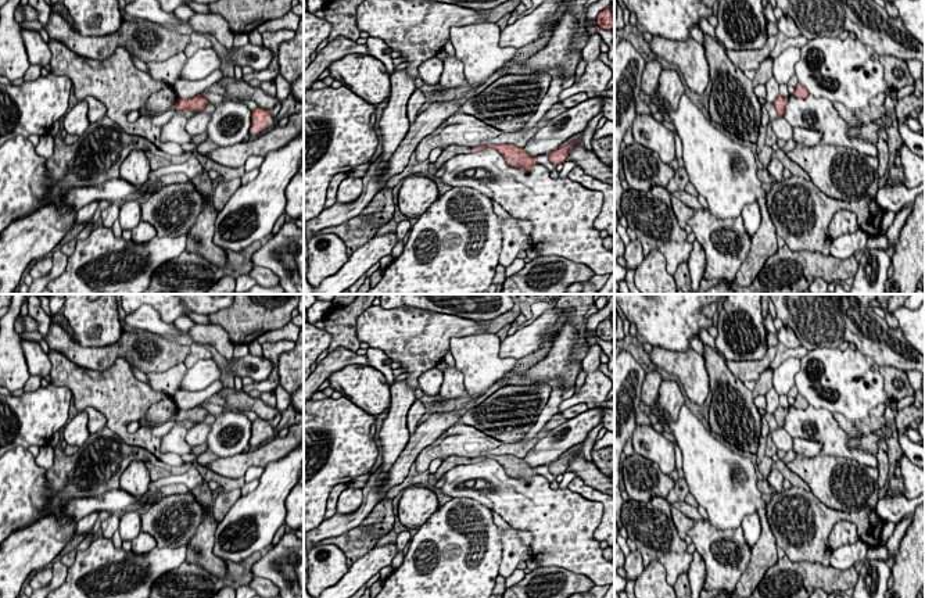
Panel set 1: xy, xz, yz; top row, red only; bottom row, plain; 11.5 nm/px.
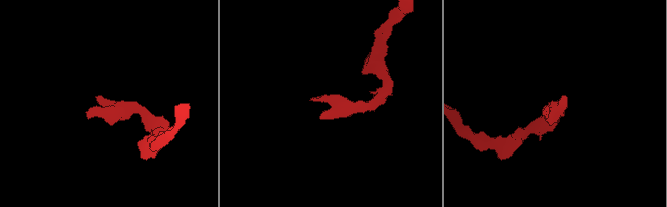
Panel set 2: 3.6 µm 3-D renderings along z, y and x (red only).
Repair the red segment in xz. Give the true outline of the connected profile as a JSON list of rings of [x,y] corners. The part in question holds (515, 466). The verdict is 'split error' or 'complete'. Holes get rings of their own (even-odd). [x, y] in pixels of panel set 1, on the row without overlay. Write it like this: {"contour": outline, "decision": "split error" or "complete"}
{"contour": [[[452,455],[442,461],[434,476],[440,480],[448,470],[458,465],[477,463],[487,458],[495,459],[510,477],[530,481],[535,476],[535,469],[526,463],[523,458],[517,458],[515,455],[485,455],[476,458]]], "decision": "split error"}

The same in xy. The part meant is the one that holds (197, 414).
{"contour": [[[200,405],[191,408],[191,409],[178,409],[176,415],[172,418],[175,420],[191,420],[191,422],[196,422],[197,425],[198,423],[202,423],[204,422],[204,418],[208,415],[208,409],[207,408],[202,408]]], "decision": "complete"}

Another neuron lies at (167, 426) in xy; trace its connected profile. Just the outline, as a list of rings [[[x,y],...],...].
[[[169,419],[168,422],[162,423],[162,425],[158,426],[158,427],[155,427],[155,429],[153,430],[153,434],[154,434],[154,436],[164,436],[164,434],[166,434],[166,433],[172,429],[172,426],[176,425],[178,422],[179,422],[180,425],[183,425],[187,430],[197,425],[196,422],[191,422],[191,420],[175,420],[175,419]]]

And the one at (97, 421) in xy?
[[[89,407],[85,409],[85,412],[89,416],[87,429],[90,434],[107,427],[107,418],[97,409]]]

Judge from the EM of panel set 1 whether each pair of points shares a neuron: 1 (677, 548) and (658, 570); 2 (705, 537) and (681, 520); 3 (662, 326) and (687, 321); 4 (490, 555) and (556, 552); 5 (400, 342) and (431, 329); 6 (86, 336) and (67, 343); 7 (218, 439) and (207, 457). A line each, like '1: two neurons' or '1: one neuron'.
1: two neurons
2: two neurons
3: one neuron
4: two neurons
5: one neuron
6: two neurons
7: two neurons

